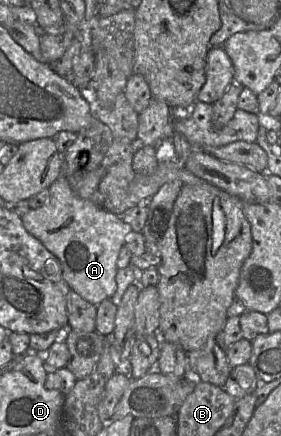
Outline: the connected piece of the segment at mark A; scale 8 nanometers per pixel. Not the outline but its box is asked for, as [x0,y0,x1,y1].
[21,158,133,306]

